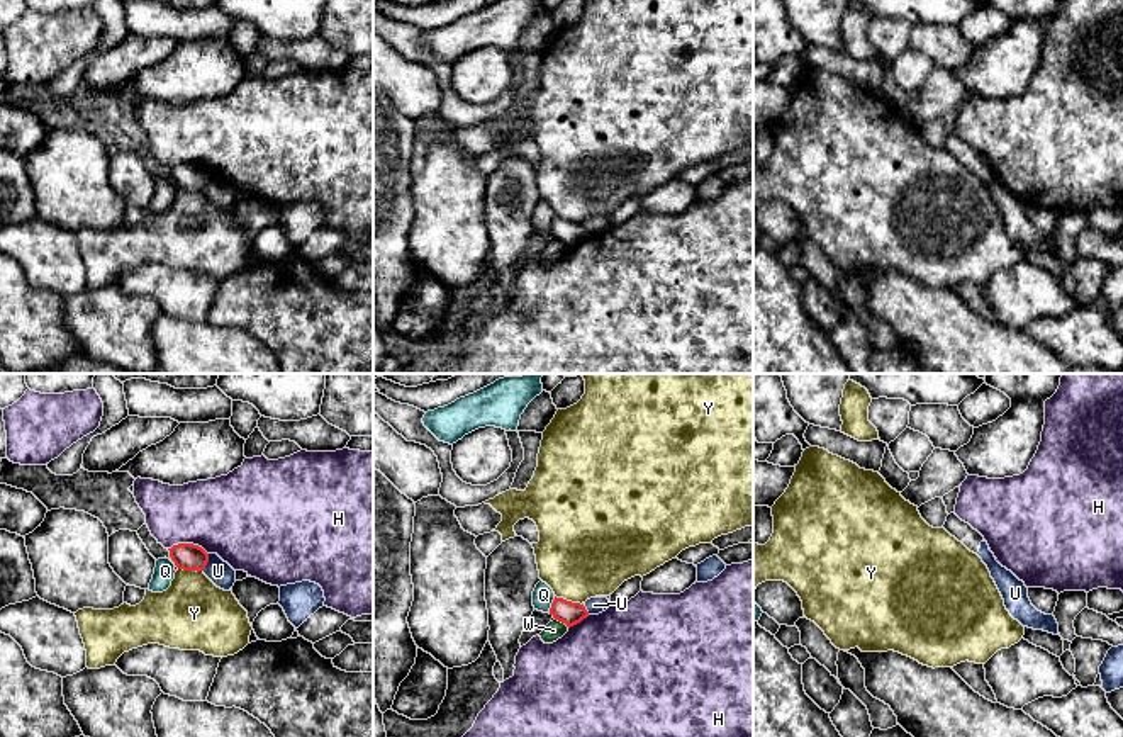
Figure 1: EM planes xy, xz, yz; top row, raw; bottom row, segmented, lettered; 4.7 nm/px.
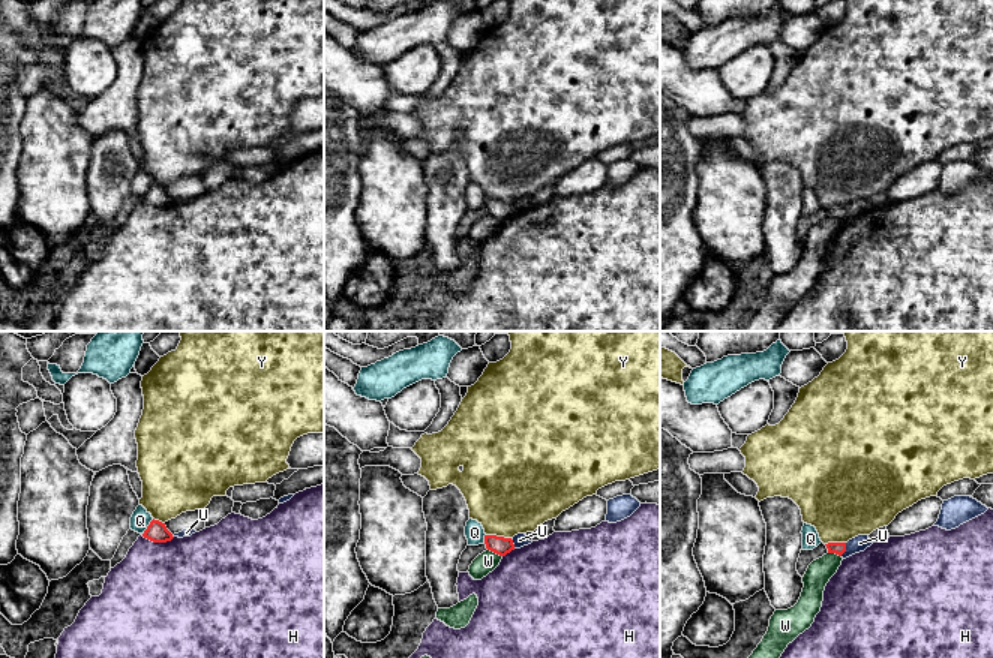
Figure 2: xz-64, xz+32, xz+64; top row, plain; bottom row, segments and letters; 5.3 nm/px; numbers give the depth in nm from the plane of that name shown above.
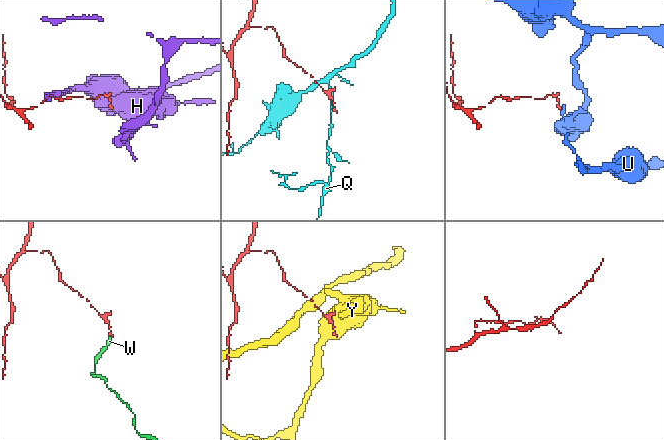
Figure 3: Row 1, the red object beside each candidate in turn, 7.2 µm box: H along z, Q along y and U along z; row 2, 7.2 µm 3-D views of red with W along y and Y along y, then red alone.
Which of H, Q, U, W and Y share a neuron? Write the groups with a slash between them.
H / Q / U / W / Y

